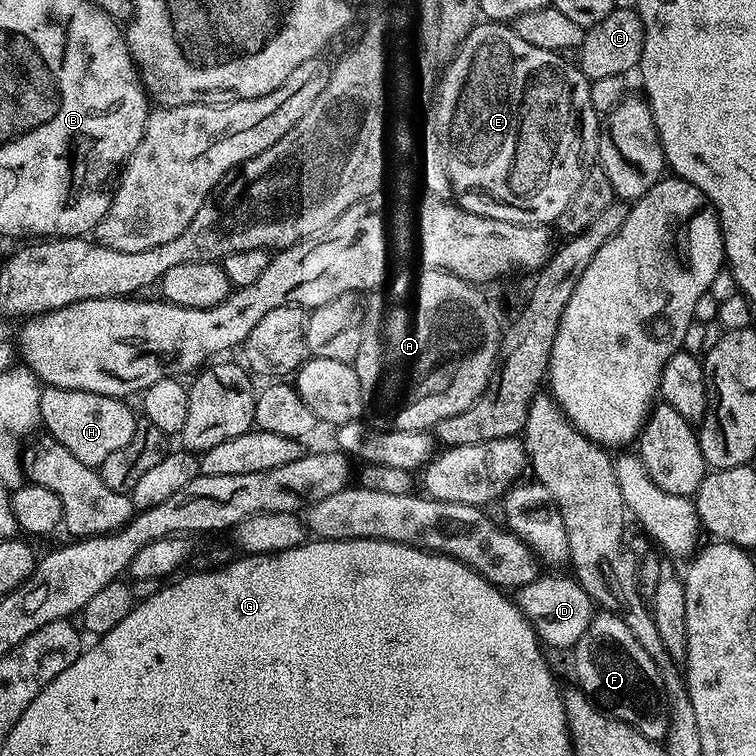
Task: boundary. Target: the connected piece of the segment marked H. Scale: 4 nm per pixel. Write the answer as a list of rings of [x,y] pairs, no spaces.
[[[45,387],[40,394],[40,424],[42,428],[45,428],[49,432],[51,439],[55,443],[65,447],[71,454],[74,454],[78,461],[84,463],[86,466],[99,469],[102,462],[106,462],[106,458],[110,458],[110,454],[114,454],[114,450],[122,450],[130,442],[130,438],[134,438],[134,430],[136,429],[136,421],[138,419],[137,413],[132,413],[131,403],[125,402],[118,396],[107,396],[106,394],[94,394],[93,392],[87,392],[86,390],[70,390],[69,388],[49,388]]]

